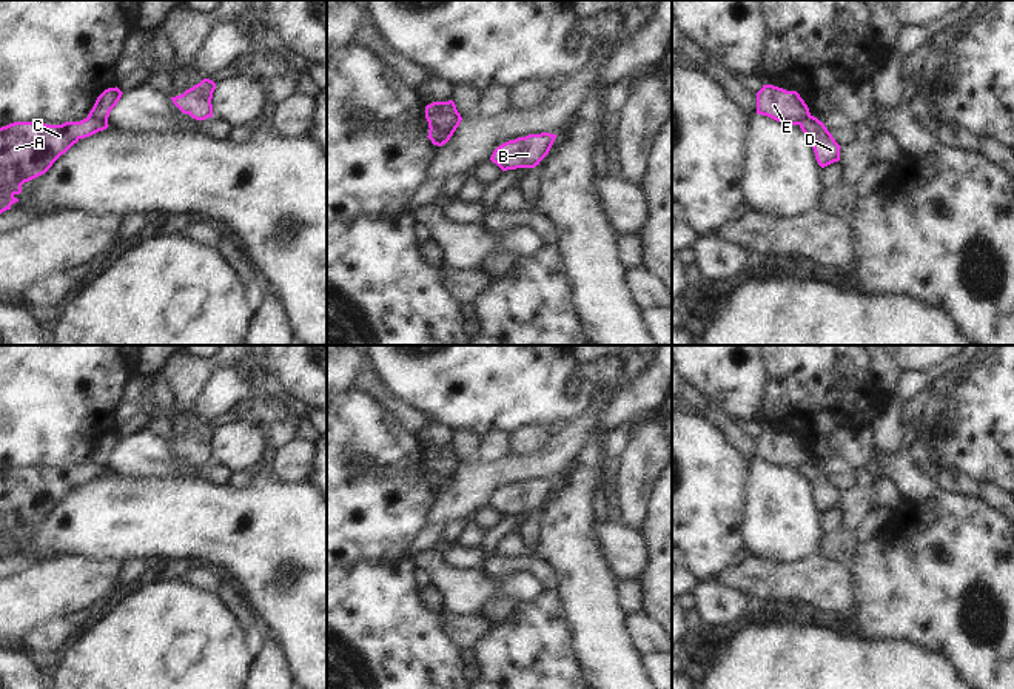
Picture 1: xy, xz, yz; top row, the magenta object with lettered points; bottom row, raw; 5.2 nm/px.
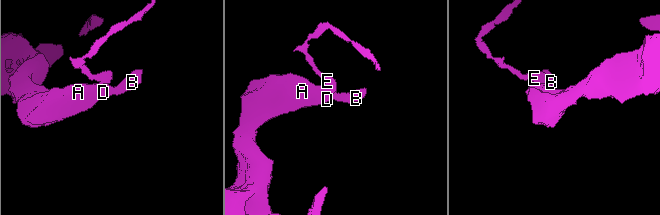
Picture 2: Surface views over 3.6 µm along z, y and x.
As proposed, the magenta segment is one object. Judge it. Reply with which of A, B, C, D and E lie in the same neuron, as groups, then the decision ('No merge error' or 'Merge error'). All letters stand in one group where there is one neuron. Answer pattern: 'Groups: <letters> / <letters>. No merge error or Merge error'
Groups: A B C D / E. Merge error.

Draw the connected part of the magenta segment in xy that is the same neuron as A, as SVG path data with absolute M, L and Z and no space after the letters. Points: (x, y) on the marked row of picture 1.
M86 117L80 122L46 125L14 122L0 128L0 214L18 202L22 185L45 174L80 139L106 129L108 122Z

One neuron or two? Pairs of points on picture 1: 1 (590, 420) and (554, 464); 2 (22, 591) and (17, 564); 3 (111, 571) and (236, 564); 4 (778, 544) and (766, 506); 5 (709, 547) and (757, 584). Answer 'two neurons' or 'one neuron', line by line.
1: one neuron
2: two neurons
3: two neurons
4: one neuron
5: two neurons

